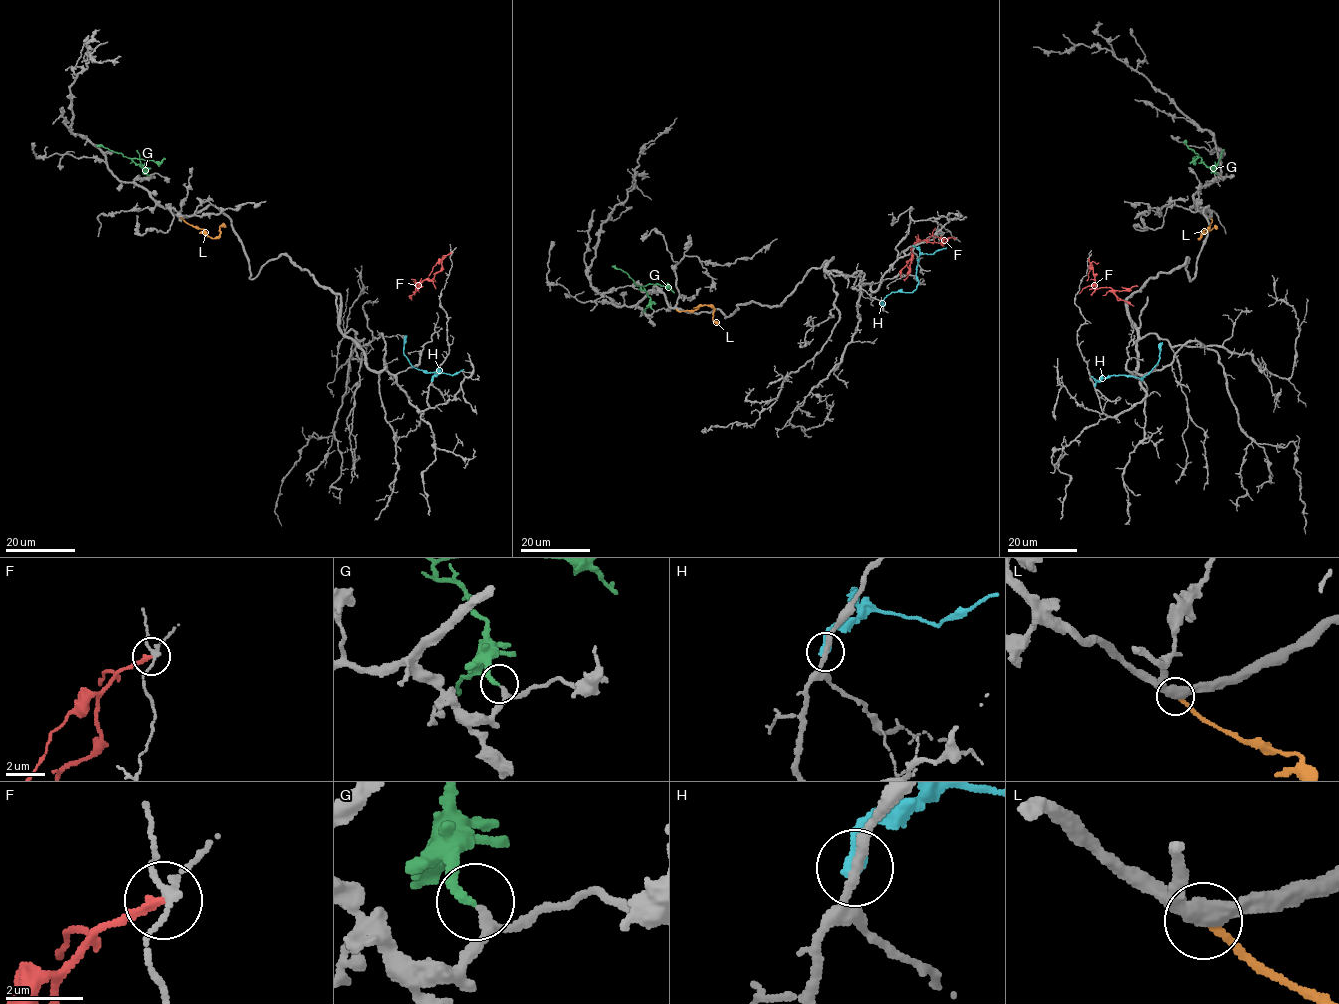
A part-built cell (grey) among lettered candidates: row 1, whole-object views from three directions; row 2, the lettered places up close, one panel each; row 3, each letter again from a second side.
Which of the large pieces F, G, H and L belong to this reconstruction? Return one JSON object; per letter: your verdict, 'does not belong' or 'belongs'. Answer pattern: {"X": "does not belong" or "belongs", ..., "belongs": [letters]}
{"F": "does not belong", "G": "belongs", "H": "does not belong", "L": "does not belong", "belongs": ["G"]}

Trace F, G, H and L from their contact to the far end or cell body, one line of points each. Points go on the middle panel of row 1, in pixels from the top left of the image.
F: (955, 238), (915, 243), (900, 277)
G: (652, 309), (644, 290), (626, 272), (612, 266)
H: (914, 246), (919, 251), (915, 276), (918, 285), (911, 292), (888, 294), (879, 303), (885, 305)
L: (677, 310), (696, 310), (701, 305), (709, 305), (714, 309), (713, 318), (718, 323)

